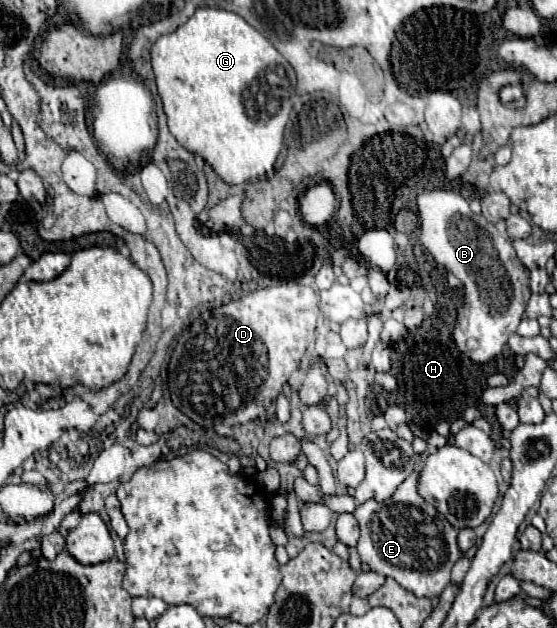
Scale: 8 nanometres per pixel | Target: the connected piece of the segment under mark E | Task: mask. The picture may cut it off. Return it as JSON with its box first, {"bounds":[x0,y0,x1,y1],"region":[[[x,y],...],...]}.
{"bounds":[353,471,461,597],"region":[[[413,471],[383,503],[367,499],[355,507],[353,515],[359,521],[361,537],[357,551],[371,571],[393,577],[401,587],[413,591],[417,597],[437,597],[449,585],[449,573],[461,557],[457,547],[457,529],[435,511],[417,491],[419,471]]]}

